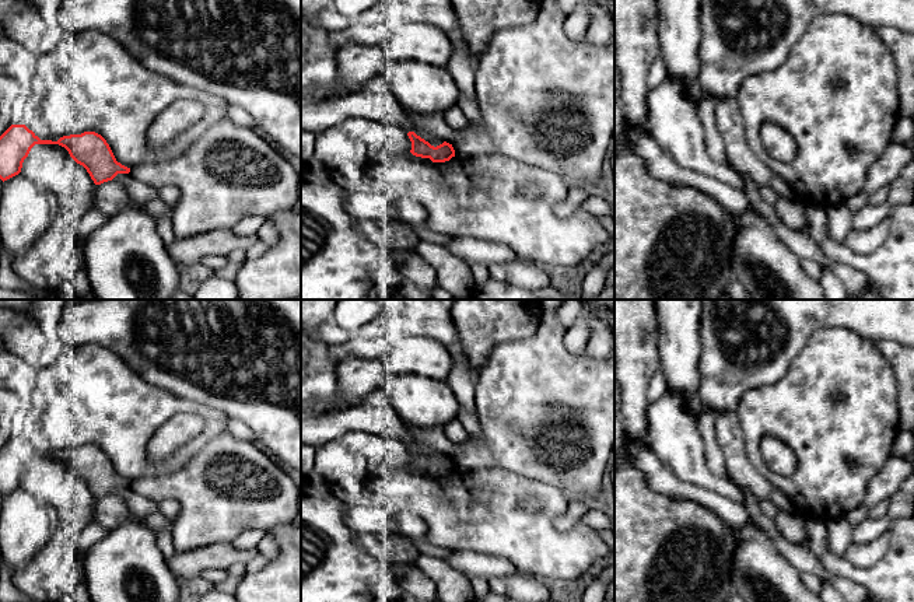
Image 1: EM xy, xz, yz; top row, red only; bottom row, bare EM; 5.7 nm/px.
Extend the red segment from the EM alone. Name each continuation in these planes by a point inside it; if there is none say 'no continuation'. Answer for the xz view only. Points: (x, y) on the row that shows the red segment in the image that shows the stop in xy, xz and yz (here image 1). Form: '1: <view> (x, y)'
no continuation

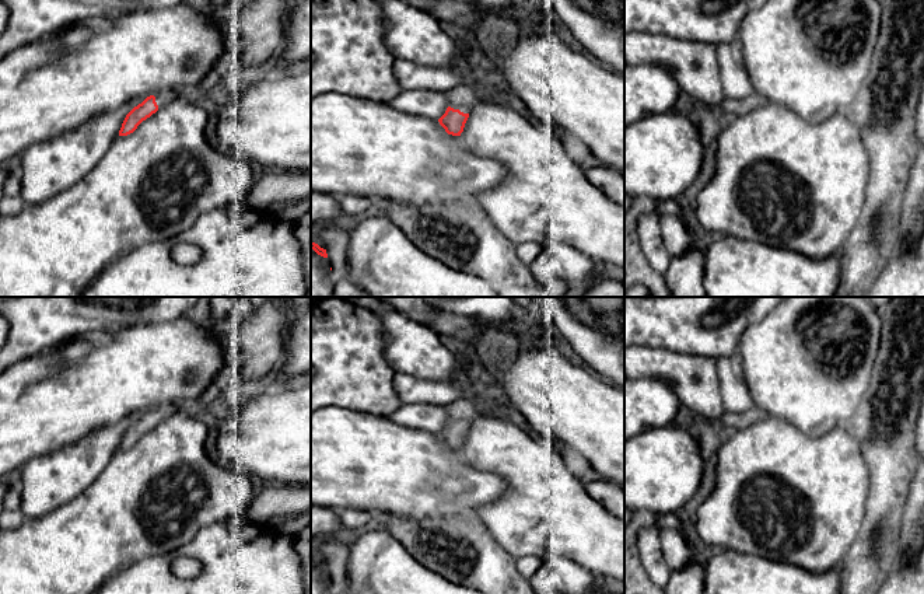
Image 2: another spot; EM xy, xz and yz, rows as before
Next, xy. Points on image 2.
1: xy (161, 98)

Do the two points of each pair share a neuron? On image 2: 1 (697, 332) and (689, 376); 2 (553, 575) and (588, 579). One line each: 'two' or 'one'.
1: two
2: one

